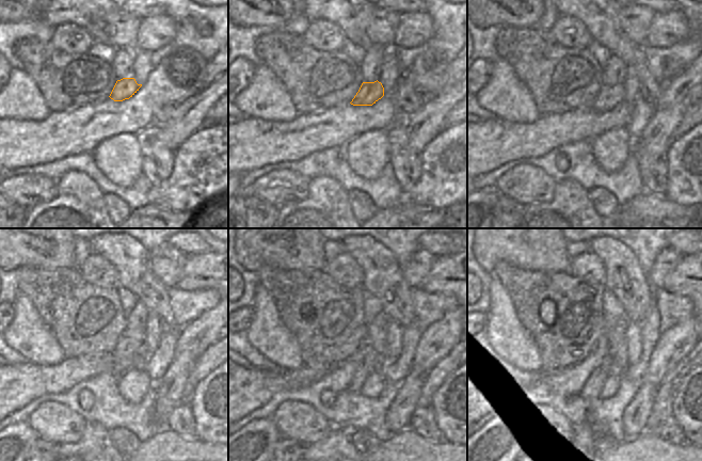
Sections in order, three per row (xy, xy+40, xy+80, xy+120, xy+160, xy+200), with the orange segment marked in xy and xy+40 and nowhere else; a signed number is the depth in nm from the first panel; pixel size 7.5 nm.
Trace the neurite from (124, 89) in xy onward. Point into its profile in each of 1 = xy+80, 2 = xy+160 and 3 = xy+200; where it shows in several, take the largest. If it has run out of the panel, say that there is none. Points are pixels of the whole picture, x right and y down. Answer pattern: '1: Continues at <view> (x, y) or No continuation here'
1: Continues at xy+80 (608, 96)
2: Continues at xy+160 (367, 361)
3: Continues at xy+200 (592, 388)

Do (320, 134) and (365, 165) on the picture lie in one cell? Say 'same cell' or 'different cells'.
different cells

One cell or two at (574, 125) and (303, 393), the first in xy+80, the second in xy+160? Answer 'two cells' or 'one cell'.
two cells

